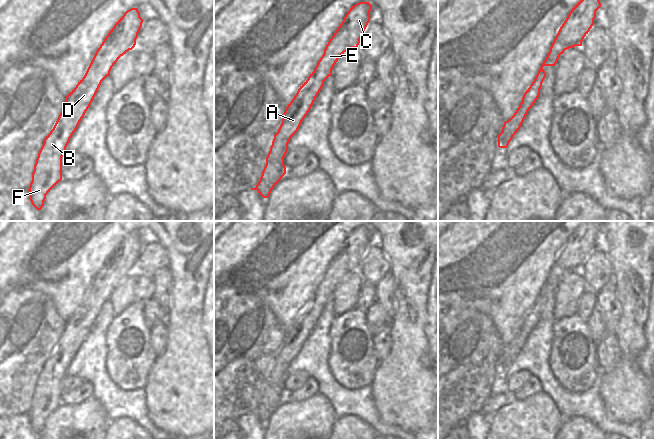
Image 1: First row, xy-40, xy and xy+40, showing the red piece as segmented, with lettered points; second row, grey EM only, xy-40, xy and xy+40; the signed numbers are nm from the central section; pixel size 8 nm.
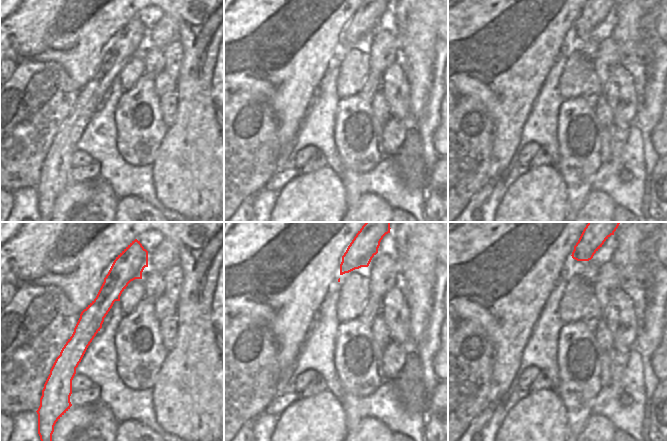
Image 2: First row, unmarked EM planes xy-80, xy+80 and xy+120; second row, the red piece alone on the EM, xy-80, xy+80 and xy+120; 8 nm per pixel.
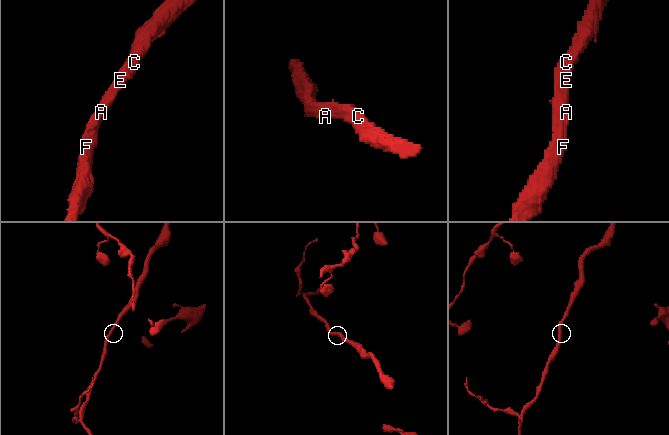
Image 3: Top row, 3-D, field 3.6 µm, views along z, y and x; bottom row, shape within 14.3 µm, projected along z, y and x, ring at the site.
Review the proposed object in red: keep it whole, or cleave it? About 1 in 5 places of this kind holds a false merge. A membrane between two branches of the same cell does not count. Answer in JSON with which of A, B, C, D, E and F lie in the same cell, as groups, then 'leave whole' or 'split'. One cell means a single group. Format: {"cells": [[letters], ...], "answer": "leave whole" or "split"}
{"cells": [["A", "B", "C", "D", "E", "F"]], "answer": "leave whole"}

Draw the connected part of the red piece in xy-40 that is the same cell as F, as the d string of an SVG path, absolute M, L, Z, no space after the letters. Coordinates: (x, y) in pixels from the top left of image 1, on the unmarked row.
M138 232L127 234L96 275L84 301L66 320L64 331L38 377L28 413L32 429L41 434L46 419L62 404L62 381L70 362L90 331L102 305L118 283L136 269L143 243Z

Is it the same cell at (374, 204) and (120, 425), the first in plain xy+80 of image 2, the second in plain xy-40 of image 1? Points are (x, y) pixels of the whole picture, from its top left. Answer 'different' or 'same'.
same

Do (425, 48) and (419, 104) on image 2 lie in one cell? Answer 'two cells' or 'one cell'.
one cell

